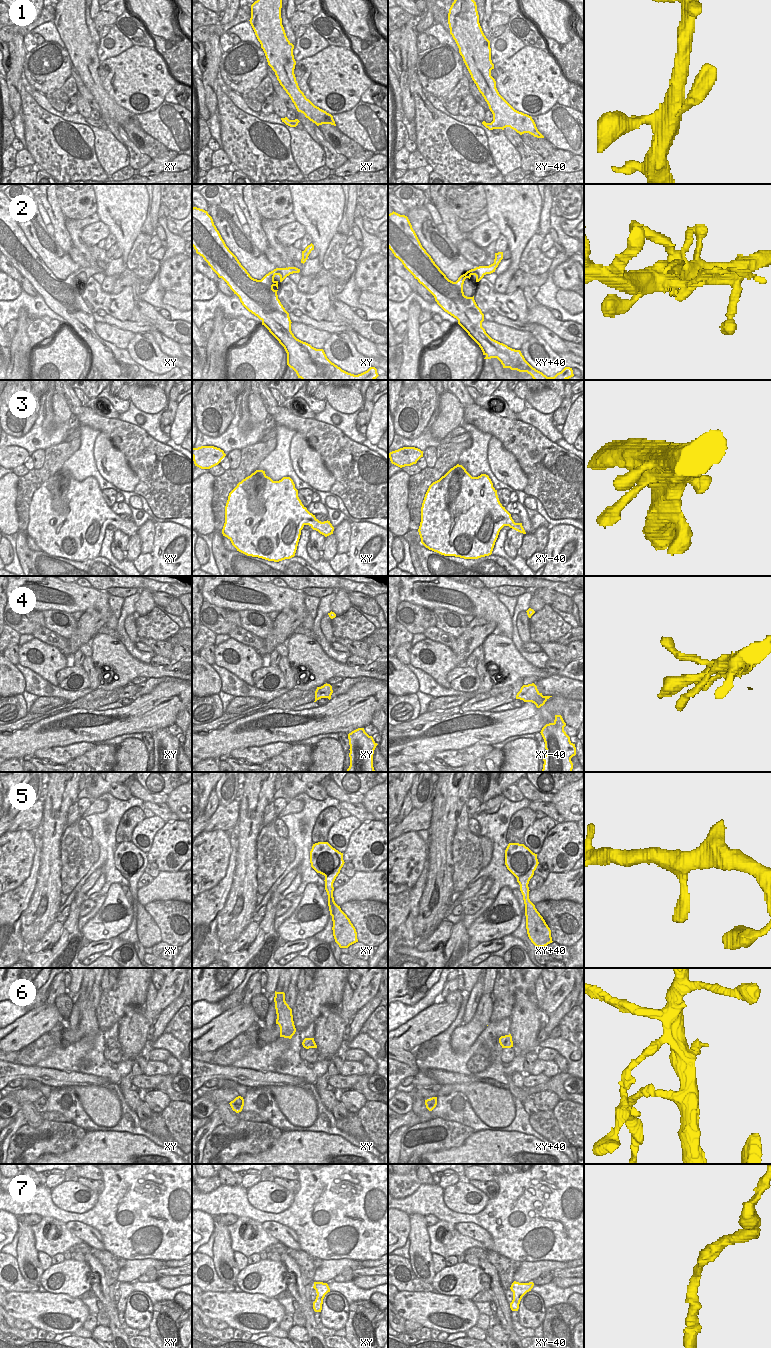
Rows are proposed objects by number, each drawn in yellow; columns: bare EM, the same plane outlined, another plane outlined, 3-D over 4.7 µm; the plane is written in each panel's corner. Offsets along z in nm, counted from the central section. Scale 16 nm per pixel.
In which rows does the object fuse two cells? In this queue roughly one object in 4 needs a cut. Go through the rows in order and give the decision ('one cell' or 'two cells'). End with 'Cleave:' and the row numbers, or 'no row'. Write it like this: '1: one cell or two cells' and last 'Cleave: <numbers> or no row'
1: one cell
2: two cells
3: one cell
4: one cell
5: one cell
6: two cells
7: one cell
Cleave: 2, 6

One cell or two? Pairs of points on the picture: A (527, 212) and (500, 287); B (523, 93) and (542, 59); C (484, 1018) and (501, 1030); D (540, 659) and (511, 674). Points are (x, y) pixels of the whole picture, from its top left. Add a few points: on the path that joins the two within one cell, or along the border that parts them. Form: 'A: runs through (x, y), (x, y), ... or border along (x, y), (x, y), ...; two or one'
A: runs through (517, 231), (515, 263), (512, 268); one
B: runs through (531, 85), (532, 75), (537, 67); one
C: border along (490, 1022), (487, 1024); two
D: border along (515, 646), (529, 662), (544, 668); two

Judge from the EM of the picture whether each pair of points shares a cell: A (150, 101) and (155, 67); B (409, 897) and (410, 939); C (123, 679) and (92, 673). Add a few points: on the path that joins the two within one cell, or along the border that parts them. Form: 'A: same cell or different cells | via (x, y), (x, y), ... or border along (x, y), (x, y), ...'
A: same cell | via (150, 93), (150, 75)
B: same cell | via (406, 907), (406, 929)
C: different cells | border along (97, 675), (98, 687)

